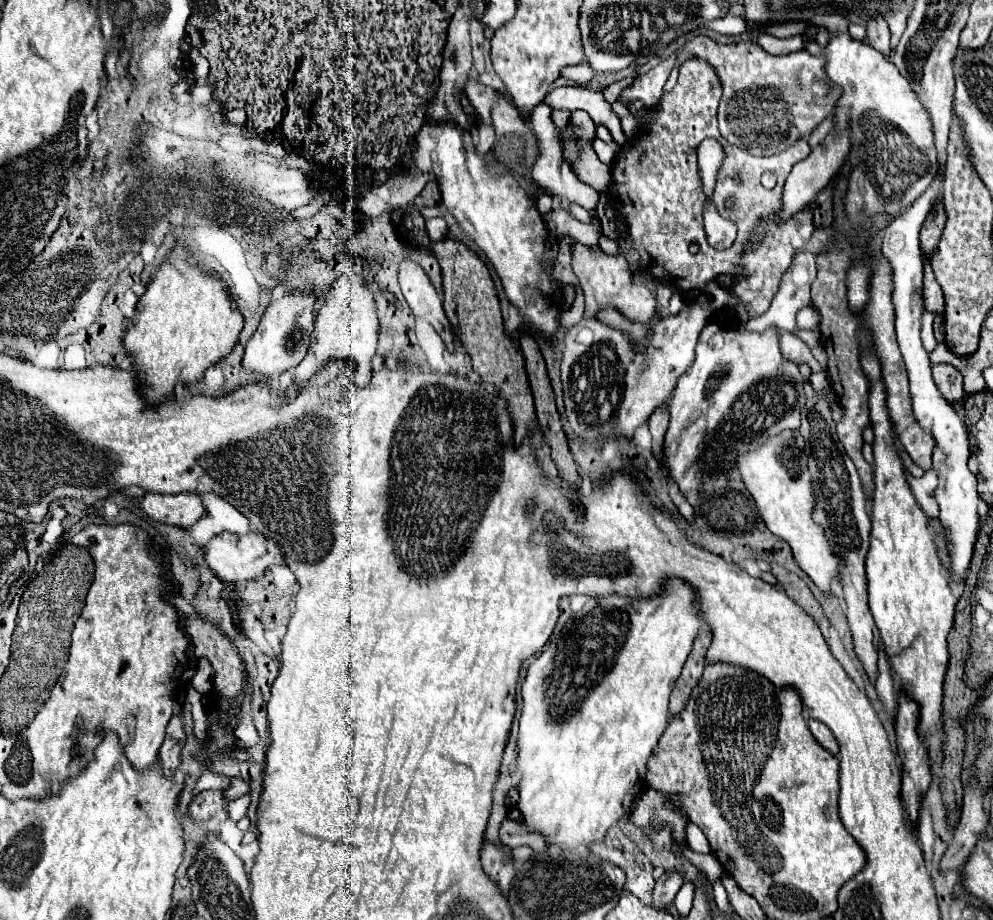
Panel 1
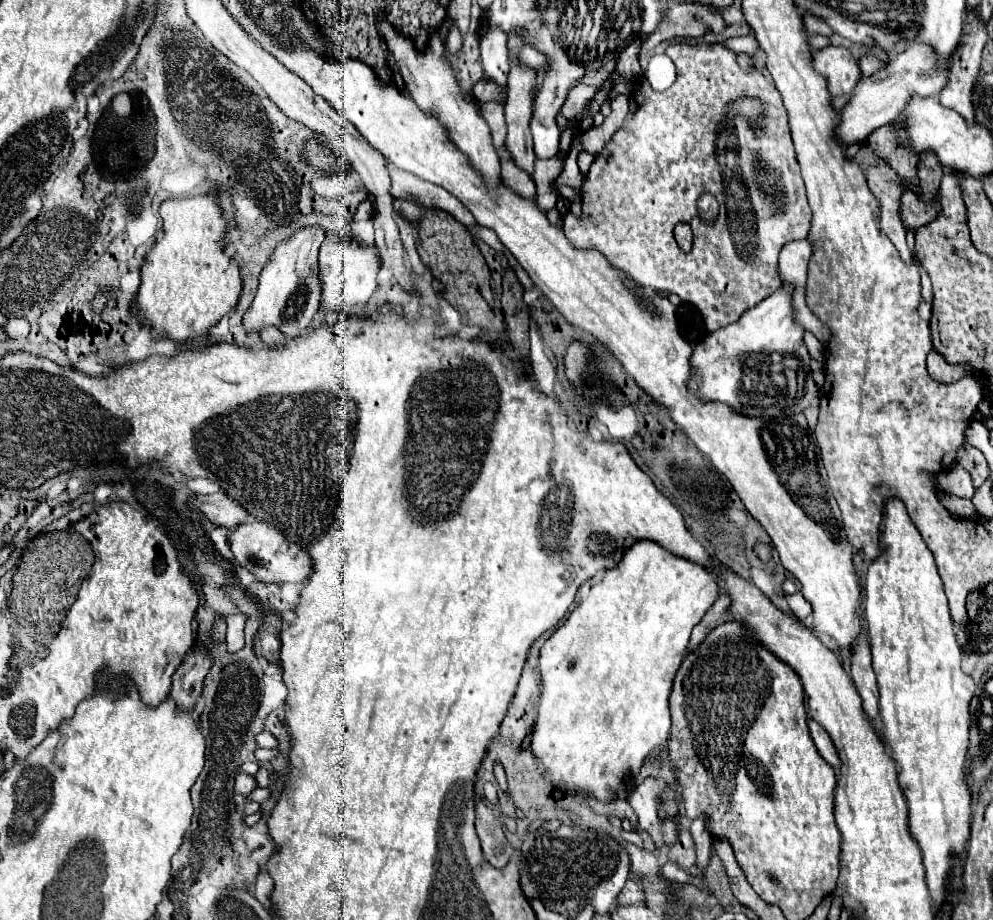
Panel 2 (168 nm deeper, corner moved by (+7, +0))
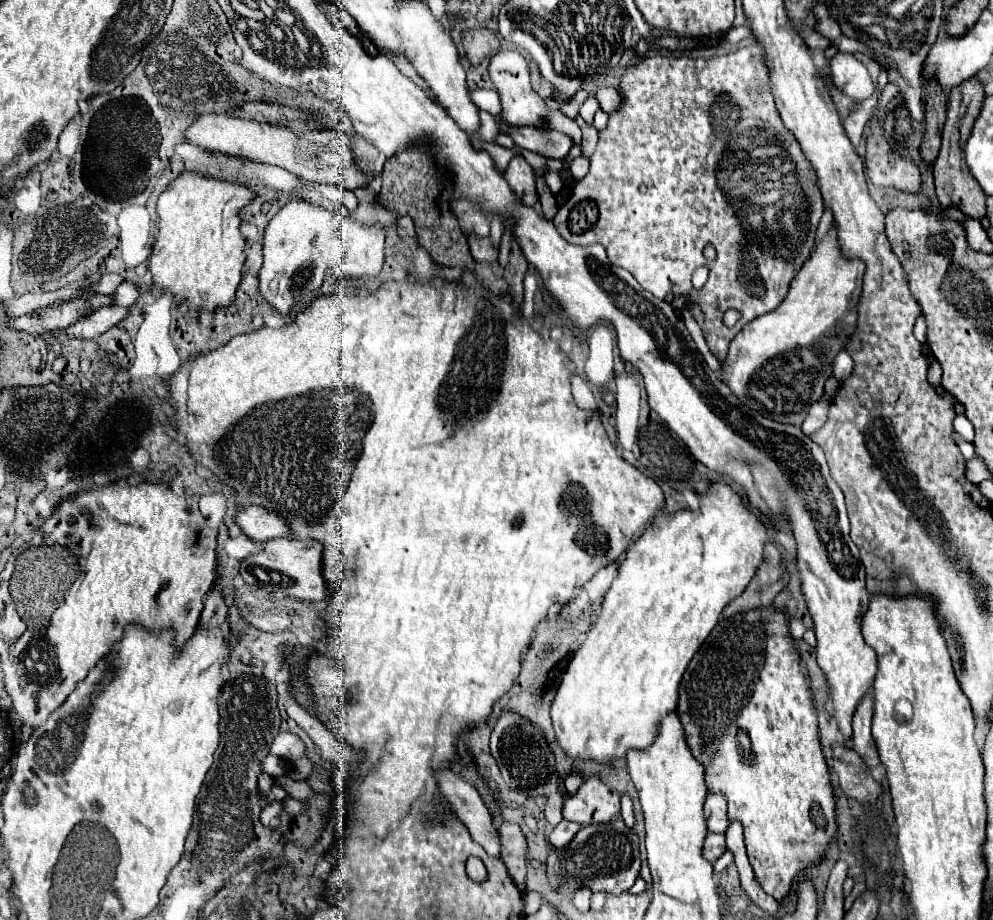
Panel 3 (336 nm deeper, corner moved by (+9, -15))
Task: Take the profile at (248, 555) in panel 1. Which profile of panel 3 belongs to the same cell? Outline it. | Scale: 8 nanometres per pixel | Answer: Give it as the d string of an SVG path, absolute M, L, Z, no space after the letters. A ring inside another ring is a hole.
M271 539L265 543L265 551L241 561L241 577L247 583L265 587L271 593L285 591L293 599L305 599L319 603L329 599L329 587L323 577L323 545L315 539Z

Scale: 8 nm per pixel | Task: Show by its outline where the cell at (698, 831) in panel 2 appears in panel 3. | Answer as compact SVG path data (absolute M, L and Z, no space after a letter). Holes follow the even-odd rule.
M709 793L709 795L707 795L705 817L707 817L709 833L723 833L723 831L727 829L729 817L727 817L725 795L721 795L721 793Z

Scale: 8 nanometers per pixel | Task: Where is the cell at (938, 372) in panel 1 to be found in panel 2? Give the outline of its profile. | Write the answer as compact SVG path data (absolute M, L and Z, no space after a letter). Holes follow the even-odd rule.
M931 352L927 356L927 368L929 368L929 376L937 382L945 382L951 384L955 380L961 380L965 376L971 376L971 368L969 366L951 366L947 364L937 352Z

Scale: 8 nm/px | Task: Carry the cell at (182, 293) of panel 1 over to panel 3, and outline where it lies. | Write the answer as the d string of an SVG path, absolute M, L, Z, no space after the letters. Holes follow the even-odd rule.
M197 171L179 173L169 187L159 195L157 215L159 231L153 243L153 253L149 257L149 271L153 273L153 283L161 291L171 291L177 297L189 301L191 313L201 313L203 309L227 307L241 283L241 269L245 263L245 239L241 235L241 209L253 201L255 193L239 183L215 179Z

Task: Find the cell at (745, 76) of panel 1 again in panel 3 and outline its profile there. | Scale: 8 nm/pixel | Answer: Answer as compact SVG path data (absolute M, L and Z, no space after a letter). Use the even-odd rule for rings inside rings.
M837 53L833 59L829 59L829 65L835 87L849 95L851 99L863 101L875 93L875 83L869 71L859 59L855 59L855 55Z

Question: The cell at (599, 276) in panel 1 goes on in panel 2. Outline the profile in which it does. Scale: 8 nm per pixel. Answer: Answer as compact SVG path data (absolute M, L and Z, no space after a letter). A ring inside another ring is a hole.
M681 42L669 46L665 52L677 68L675 84L665 92L655 92L649 82L643 82L641 90L637 88L625 122L595 158L583 182L583 220L577 220L569 212L563 218L563 230L579 250L595 248L613 268L631 276L641 288L673 292L683 302L695 304L705 318L707 330L713 332L737 322L745 310L757 306L781 286L777 274L779 250L785 242L807 236L811 208L807 204L789 122L771 122L771 118L787 114L775 86L759 70L743 72L735 62L735 54L721 44ZM737 96L755 96L767 106L765 116L755 122L759 138L755 138L747 120L727 112L727 102ZM701 192L715 194L721 204L715 226L703 226L697 214L693 214L693 204ZM677 222L687 222L693 228L693 250L689 254L683 254L673 238Z

